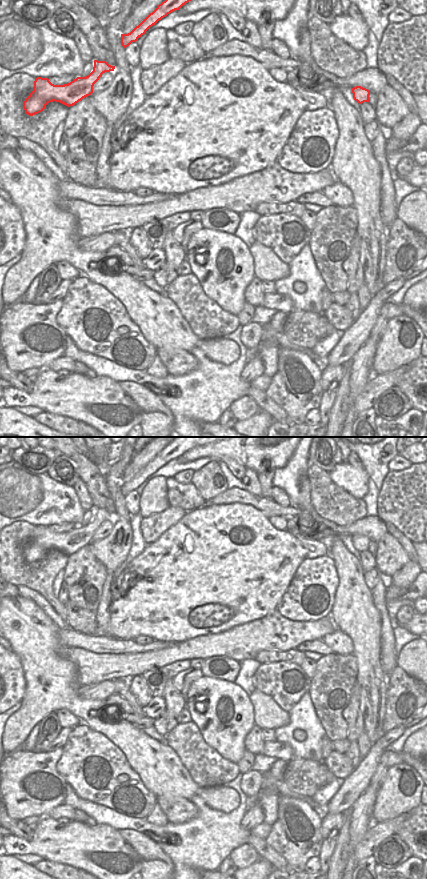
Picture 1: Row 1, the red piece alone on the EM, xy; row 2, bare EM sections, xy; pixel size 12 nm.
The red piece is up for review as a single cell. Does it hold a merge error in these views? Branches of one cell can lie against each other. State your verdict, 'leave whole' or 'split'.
leave whole

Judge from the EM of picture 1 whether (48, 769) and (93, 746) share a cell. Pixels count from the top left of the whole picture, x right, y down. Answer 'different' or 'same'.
different

